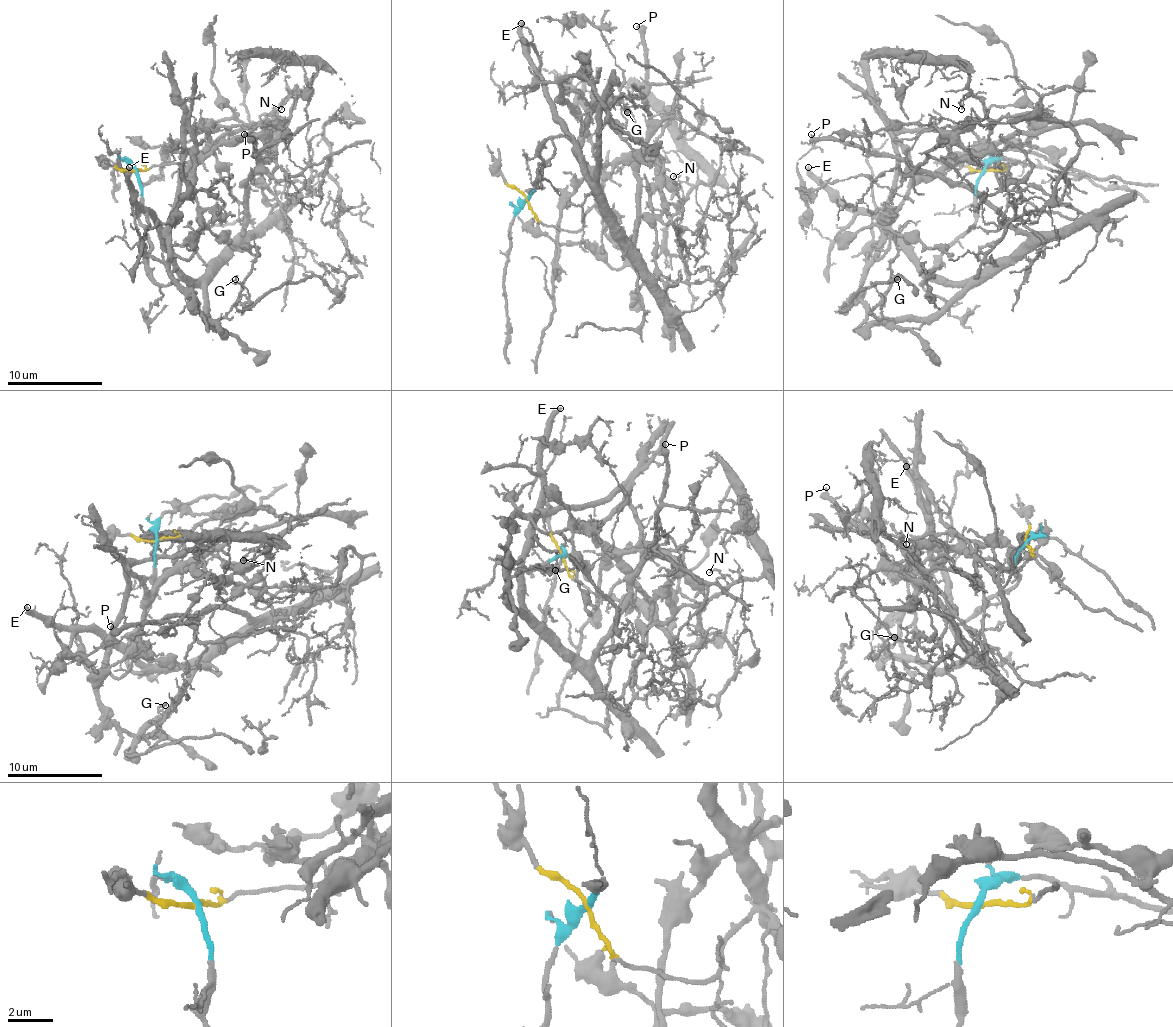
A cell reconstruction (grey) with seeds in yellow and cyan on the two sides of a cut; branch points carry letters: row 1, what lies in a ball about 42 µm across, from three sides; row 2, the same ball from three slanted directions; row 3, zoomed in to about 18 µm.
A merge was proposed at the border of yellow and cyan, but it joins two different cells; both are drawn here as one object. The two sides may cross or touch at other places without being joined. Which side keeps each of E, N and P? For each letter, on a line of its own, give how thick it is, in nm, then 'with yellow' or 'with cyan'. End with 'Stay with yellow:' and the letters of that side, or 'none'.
E: 400 nm thick; with cyan
N: 140 nm thick; with yellow
P: 320 nm thick; with cyan
Stay with yellow: N

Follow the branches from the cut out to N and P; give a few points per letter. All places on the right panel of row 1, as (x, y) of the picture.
N: (983, 171), (1017, 164), (986, 148), (953, 152), (948, 136), (983, 117), (983, 98), (967, 95), (962, 109)
P: (983, 171), (974, 224), (922, 285), (972, 281), (1010, 257), (1026, 240), (1024, 233), (972, 190), (810, 133)

